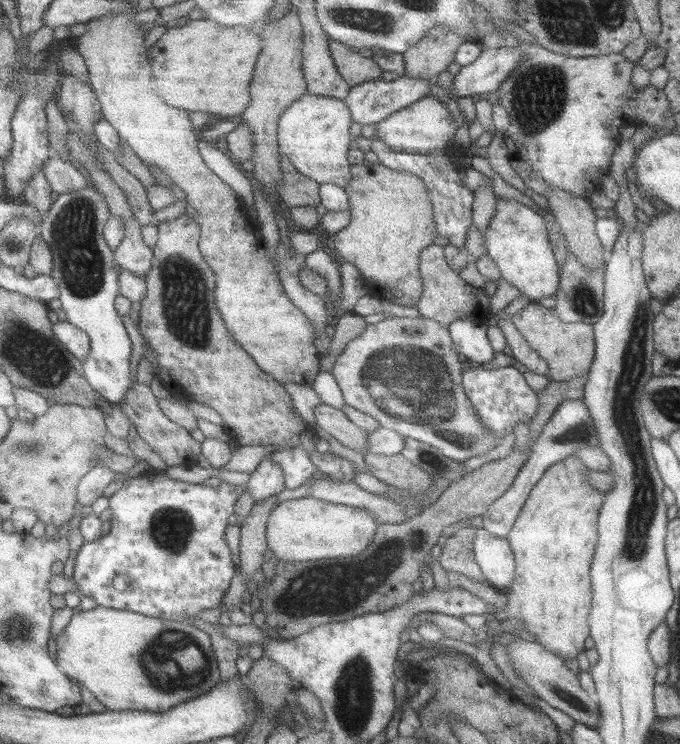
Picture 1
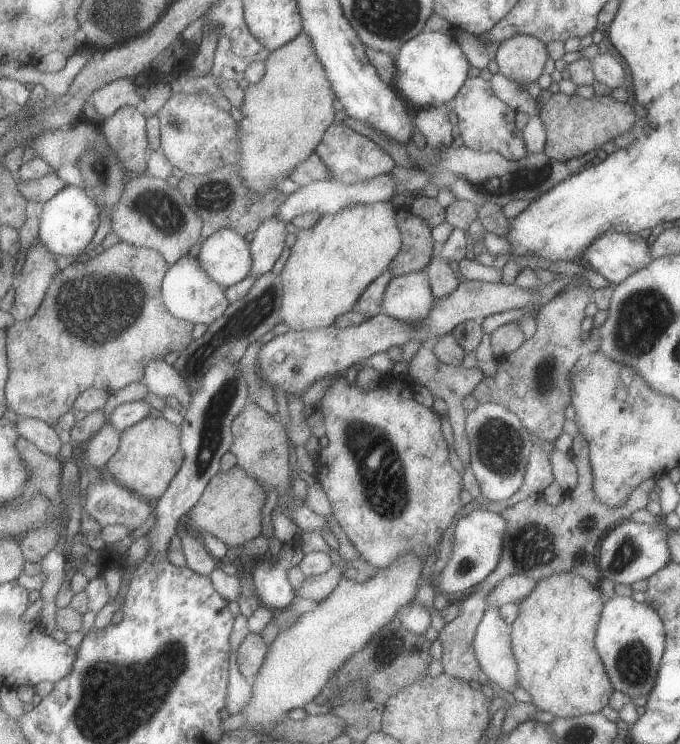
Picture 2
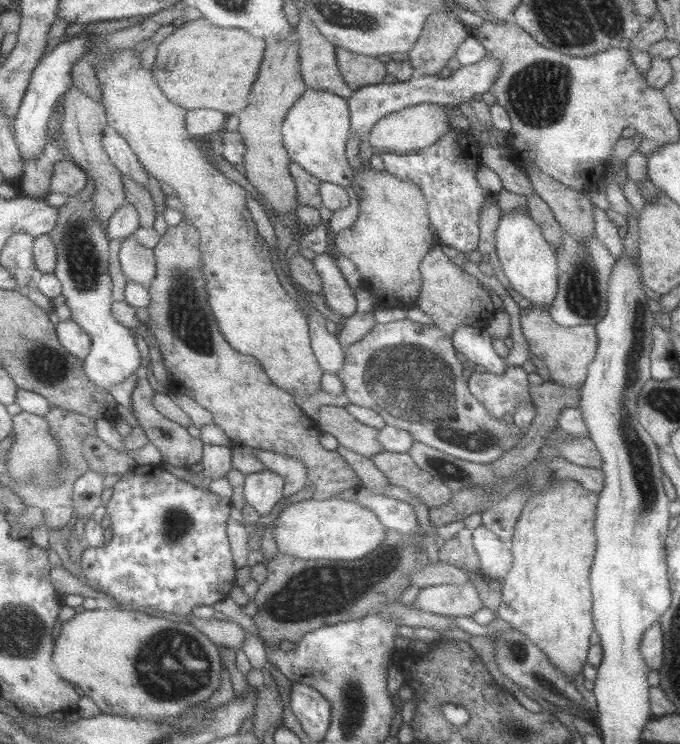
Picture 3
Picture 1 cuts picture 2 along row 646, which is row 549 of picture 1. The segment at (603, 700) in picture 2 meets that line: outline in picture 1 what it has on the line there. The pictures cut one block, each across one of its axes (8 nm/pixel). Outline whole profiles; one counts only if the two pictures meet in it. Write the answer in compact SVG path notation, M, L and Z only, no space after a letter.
M573 455L548 466L531 488L506 536L514 557L515 576L511 584L501 590L506 598L506 607L496 612L496 618L499 621L515 619L522 622L523 628L536 638L537 643L561 660L565 657L575 659L577 653L583 650L583 640L589 636L587 616L592 601L590 565L598 540L597 516L604 493L595 490L587 478L588 468Z

